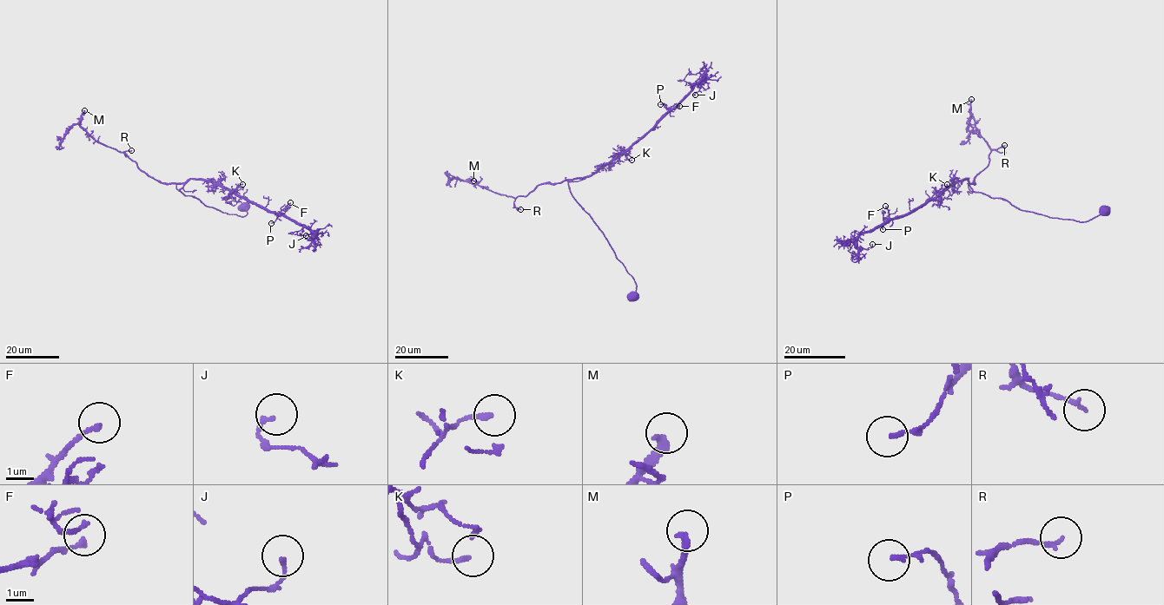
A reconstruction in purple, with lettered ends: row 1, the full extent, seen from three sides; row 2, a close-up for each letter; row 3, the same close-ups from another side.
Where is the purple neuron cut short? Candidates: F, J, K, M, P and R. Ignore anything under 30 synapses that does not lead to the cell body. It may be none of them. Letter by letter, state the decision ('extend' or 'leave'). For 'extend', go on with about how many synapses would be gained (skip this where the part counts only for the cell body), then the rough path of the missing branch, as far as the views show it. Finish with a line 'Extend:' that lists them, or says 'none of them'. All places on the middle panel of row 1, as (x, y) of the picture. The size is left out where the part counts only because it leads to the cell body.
F: leave
J: leave
K: leave
M: extend | 60 syn | (473, 180), (495, 179)
P: leave
R: leave
Extend: M

